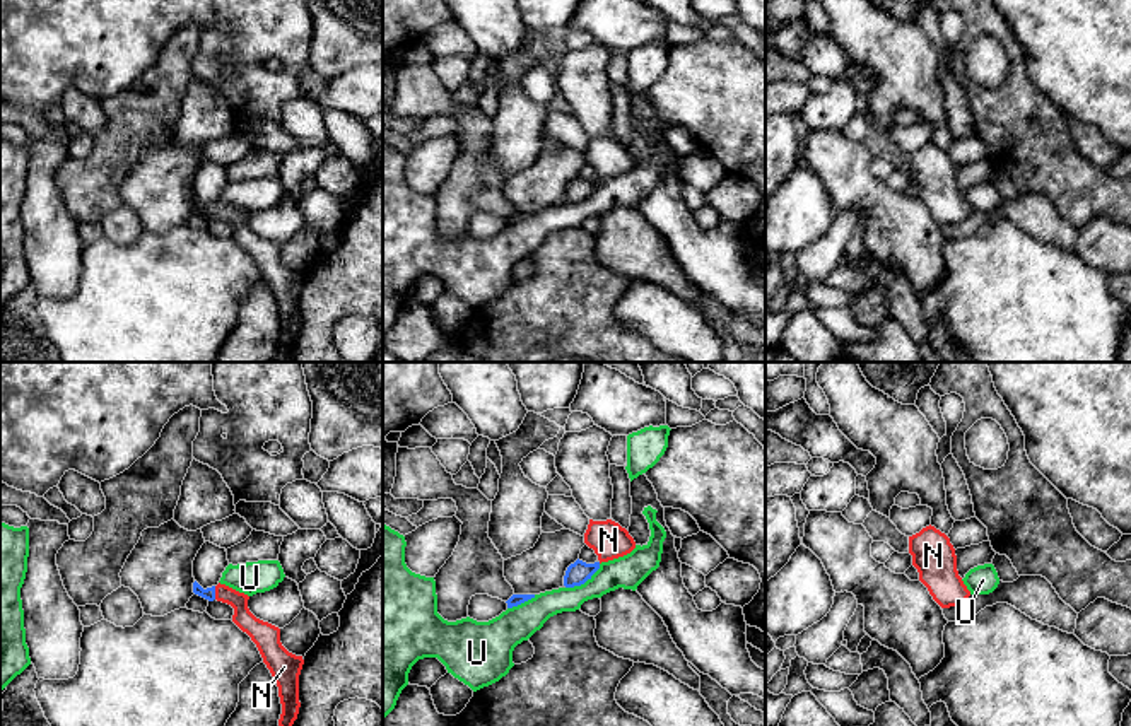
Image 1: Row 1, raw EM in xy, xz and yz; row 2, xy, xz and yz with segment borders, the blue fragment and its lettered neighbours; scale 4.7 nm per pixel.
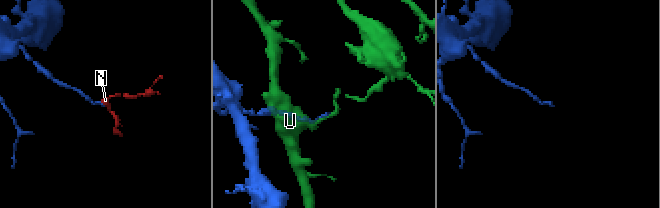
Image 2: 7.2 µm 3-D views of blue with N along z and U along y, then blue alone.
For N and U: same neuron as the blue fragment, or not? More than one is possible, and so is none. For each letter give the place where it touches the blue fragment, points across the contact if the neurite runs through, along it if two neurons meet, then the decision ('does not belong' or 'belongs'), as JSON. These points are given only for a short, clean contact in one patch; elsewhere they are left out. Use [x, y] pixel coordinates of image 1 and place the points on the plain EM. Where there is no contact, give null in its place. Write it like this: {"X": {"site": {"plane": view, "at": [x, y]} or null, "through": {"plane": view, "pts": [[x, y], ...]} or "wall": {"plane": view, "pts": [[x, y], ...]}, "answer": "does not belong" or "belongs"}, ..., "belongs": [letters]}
{"N": {"site": {"plane": "xy", "at": [214, 210]}, "through": {"plane": "xy", "pts": [[209, 210], [214, 210], [228, 212], [255, 245]]}, "answer": "belongs"}, "U": {"site": {"plane": "xz", "at": [583, 200]}, "answer": "does not belong"}, "belongs": ["N"]}

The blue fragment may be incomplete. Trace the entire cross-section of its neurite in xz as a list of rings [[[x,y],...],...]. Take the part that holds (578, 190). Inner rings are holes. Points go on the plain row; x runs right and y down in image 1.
[[[576,178],[571,181],[564,193],[564,203],[574,205],[584,202],[591,193],[600,186],[600,179],[586,181],[583,178]]]

